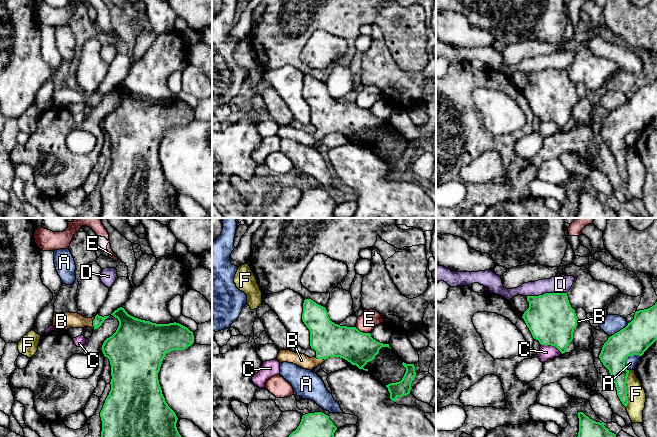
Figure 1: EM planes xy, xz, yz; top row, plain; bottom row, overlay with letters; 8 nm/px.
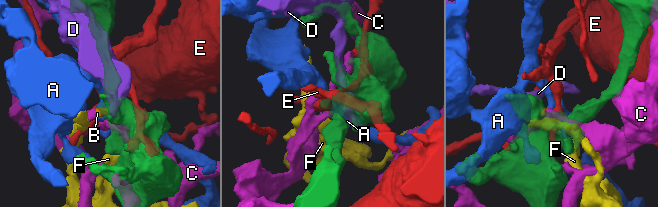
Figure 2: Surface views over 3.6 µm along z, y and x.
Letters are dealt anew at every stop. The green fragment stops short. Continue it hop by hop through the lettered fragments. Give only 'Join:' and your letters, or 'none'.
Join: B

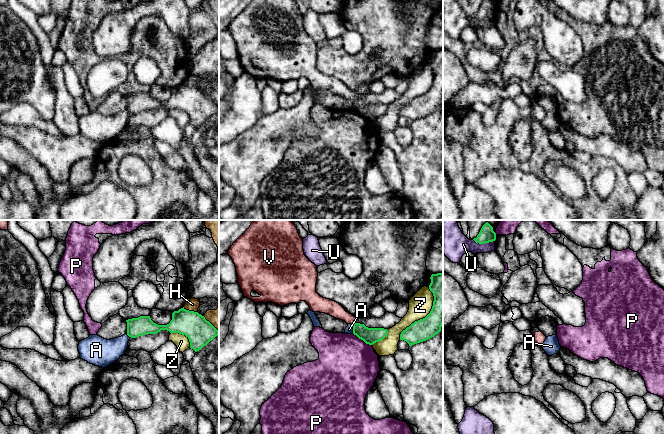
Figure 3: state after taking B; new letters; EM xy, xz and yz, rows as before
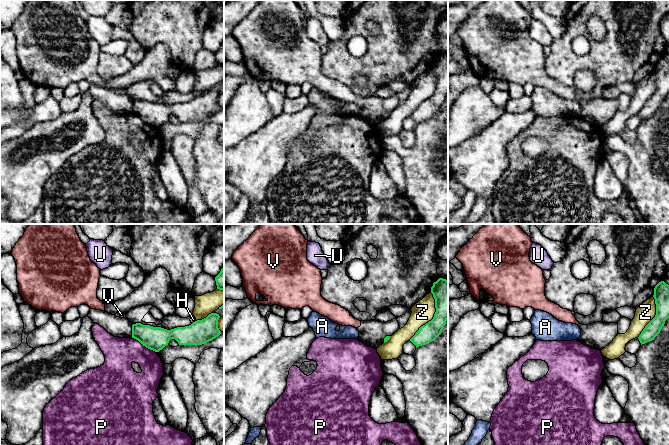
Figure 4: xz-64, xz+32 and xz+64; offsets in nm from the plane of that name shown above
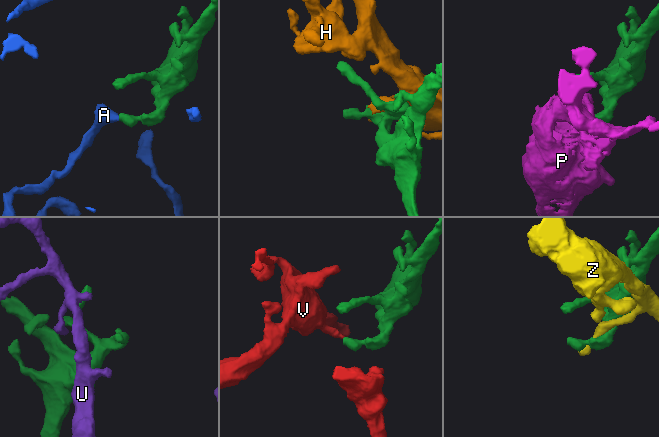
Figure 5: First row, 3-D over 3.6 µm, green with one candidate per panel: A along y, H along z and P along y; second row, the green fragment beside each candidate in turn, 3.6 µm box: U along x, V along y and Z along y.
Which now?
Join: none

